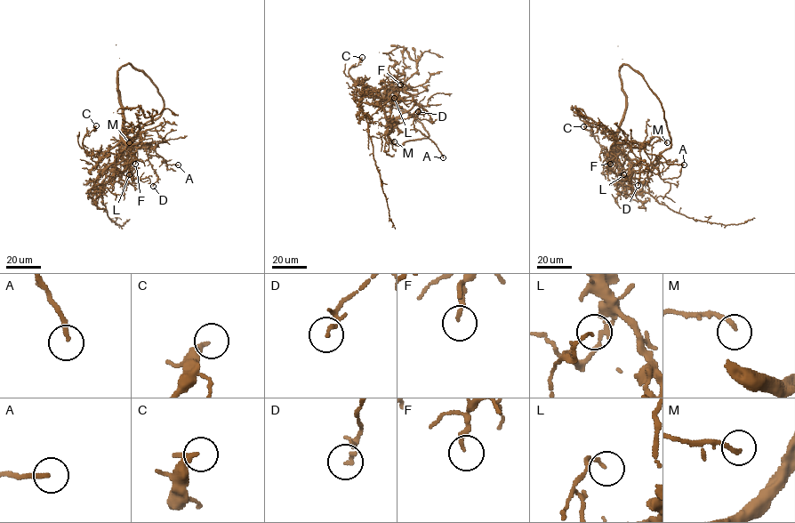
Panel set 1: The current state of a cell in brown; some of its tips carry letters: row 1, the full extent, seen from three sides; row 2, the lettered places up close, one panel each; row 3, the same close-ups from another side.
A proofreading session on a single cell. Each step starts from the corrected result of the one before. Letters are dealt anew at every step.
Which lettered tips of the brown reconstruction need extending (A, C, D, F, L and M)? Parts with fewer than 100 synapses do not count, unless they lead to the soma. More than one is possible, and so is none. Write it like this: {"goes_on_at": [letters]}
{"goes_on_at": []}

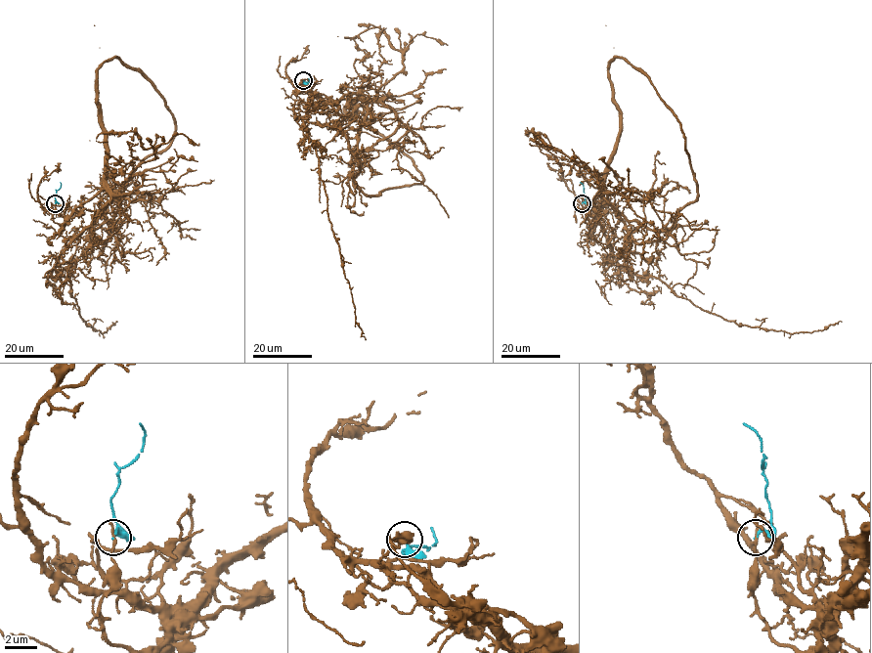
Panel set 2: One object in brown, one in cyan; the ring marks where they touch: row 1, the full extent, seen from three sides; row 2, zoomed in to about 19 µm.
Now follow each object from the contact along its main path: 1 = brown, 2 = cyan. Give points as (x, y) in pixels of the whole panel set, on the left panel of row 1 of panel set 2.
1: (55, 203), (60, 224), (95, 212), (94, 247), (68, 275), (70, 294), (95, 330), (117, 322)
2: (55, 203), (60, 182)

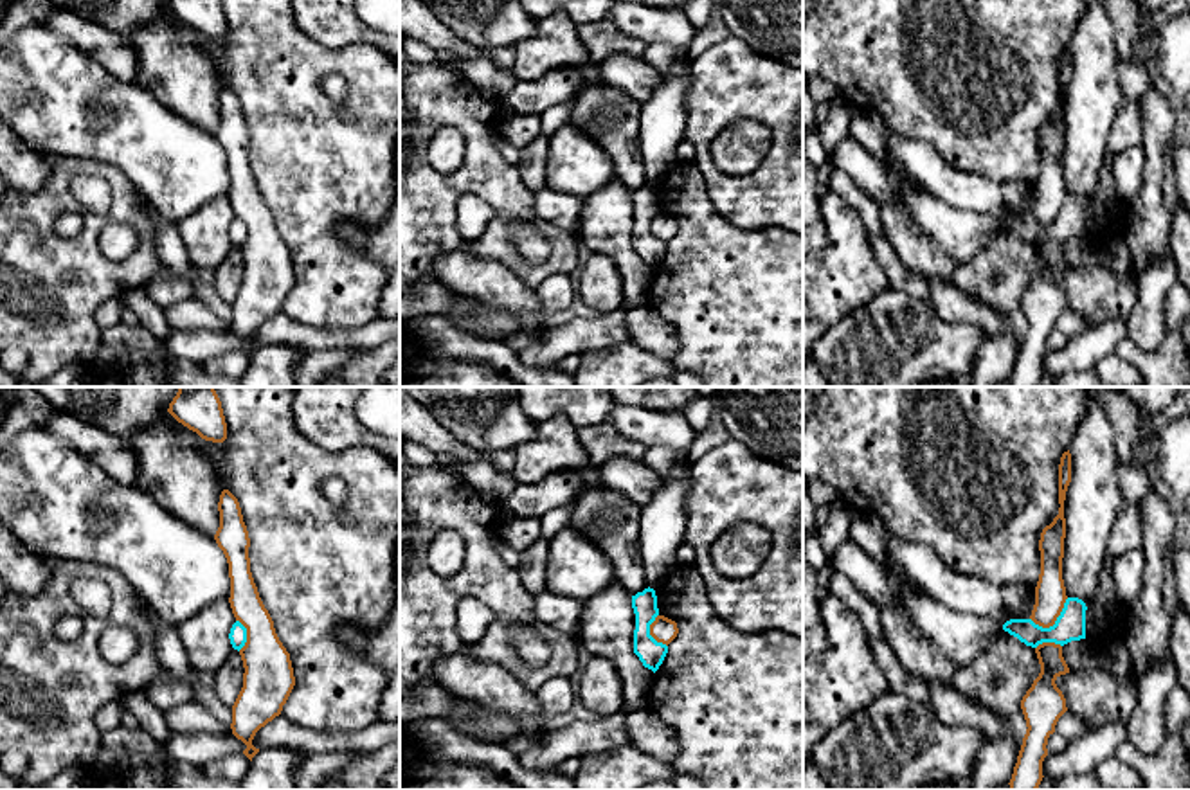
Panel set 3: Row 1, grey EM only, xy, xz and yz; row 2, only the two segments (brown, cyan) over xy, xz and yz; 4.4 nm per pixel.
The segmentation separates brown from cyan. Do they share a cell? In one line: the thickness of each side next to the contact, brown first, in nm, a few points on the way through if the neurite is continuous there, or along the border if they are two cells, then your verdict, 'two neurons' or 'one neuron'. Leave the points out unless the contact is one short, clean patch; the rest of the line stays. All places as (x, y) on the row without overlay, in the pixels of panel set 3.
140 nm thick on the brown side, 140 nm on the other; border along yz (1068, 195), (1052, 222), (1039, 224), (1030, 216); two neurons

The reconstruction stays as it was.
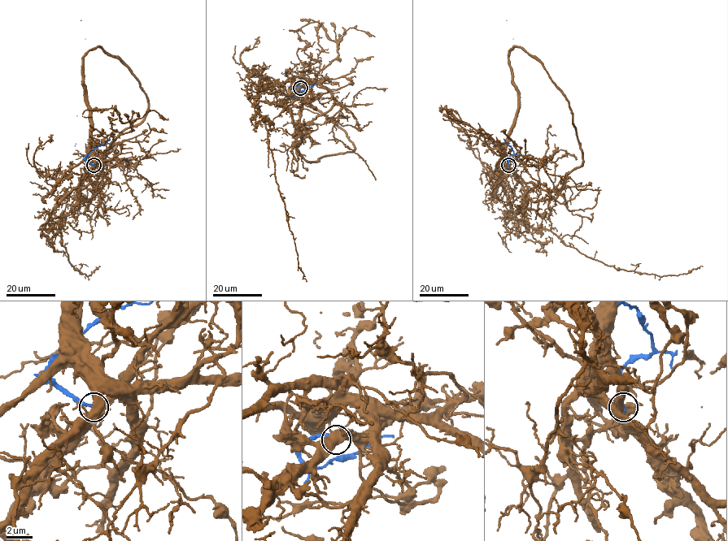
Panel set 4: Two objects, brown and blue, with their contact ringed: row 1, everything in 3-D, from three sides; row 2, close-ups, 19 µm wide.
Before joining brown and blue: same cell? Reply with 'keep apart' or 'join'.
join

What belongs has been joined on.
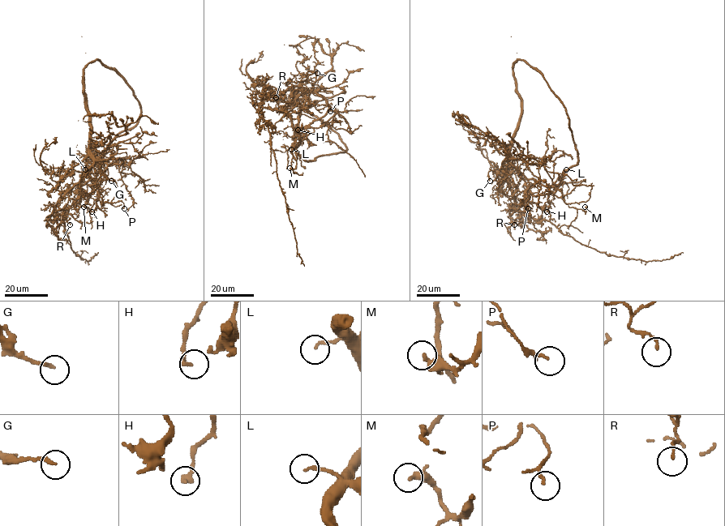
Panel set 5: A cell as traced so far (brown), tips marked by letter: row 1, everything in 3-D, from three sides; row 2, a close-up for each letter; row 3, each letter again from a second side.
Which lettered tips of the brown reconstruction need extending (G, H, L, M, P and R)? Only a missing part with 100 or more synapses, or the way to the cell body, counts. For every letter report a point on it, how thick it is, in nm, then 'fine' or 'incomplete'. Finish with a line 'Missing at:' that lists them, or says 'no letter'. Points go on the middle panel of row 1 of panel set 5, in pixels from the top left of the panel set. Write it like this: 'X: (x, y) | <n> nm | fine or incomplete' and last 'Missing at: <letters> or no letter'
G: (317, 73) | 170 nm | fine
H: (298, 130) | 240 nm | fine
L: (291, 149) | 130 nm | fine
M: (289, 168) | 280 nm | fine
P: (330, 111) | 100 nm | fine
R: (276, 97) | 130 nm | fine
Missing at: no letter

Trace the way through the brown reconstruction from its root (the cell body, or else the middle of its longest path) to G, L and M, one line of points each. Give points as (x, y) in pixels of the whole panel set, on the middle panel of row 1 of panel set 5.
G: (286, 115), (286, 107), (296, 97), (293, 88), (301, 85), (311, 89), (306, 73), (317, 73)
L: (286, 115), (299, 137), (299, 142), (291, 149)
M: (286, 115), (297, 134), (296, 143), (289, 151), (296, 161), (296, 167), (293, 169), (289, 168)

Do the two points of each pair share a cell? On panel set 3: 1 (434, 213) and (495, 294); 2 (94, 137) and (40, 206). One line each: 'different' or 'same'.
1: different
2: different

